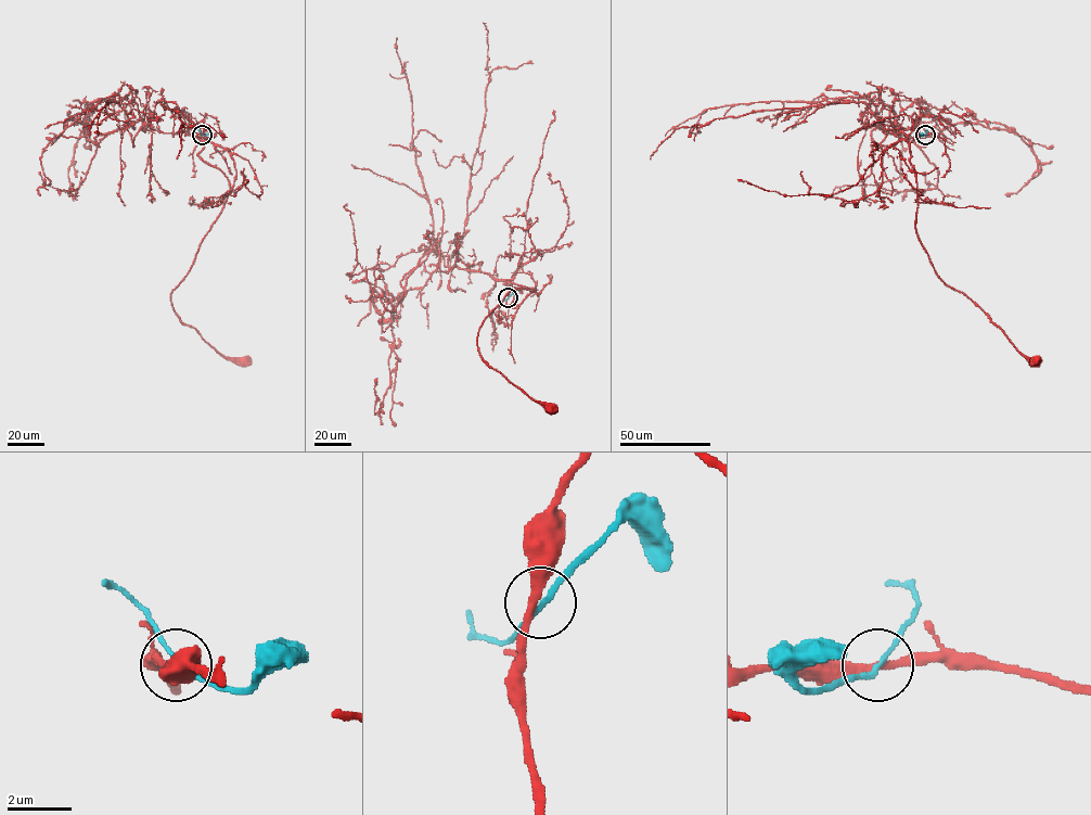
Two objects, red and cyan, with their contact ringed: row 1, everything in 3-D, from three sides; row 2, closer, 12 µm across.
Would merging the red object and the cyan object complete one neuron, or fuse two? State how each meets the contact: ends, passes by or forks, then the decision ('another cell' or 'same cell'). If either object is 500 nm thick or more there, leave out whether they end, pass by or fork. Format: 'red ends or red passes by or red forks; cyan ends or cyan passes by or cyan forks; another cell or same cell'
red passes by; cyan passes by; another cell

